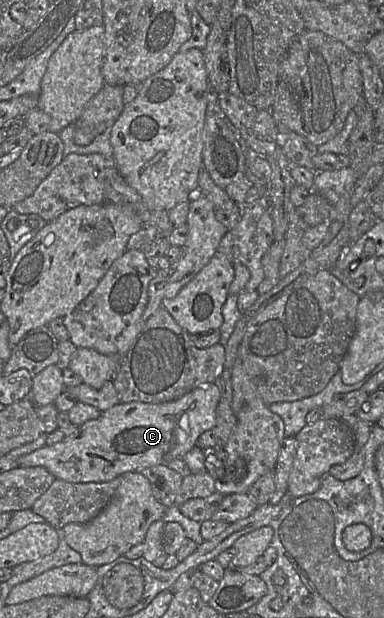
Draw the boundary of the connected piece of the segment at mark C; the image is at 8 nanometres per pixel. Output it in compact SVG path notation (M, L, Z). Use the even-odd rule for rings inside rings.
M214 383L197 387L182 397L165 403L118 403L94 420L85 422L70 439L43 447L21 456L18 467L44 467L56 479L70 483L109 482L126 472L140 472L145 468L166 465L182 457L196 446L198 437L216 423L216 407L220 399Z

